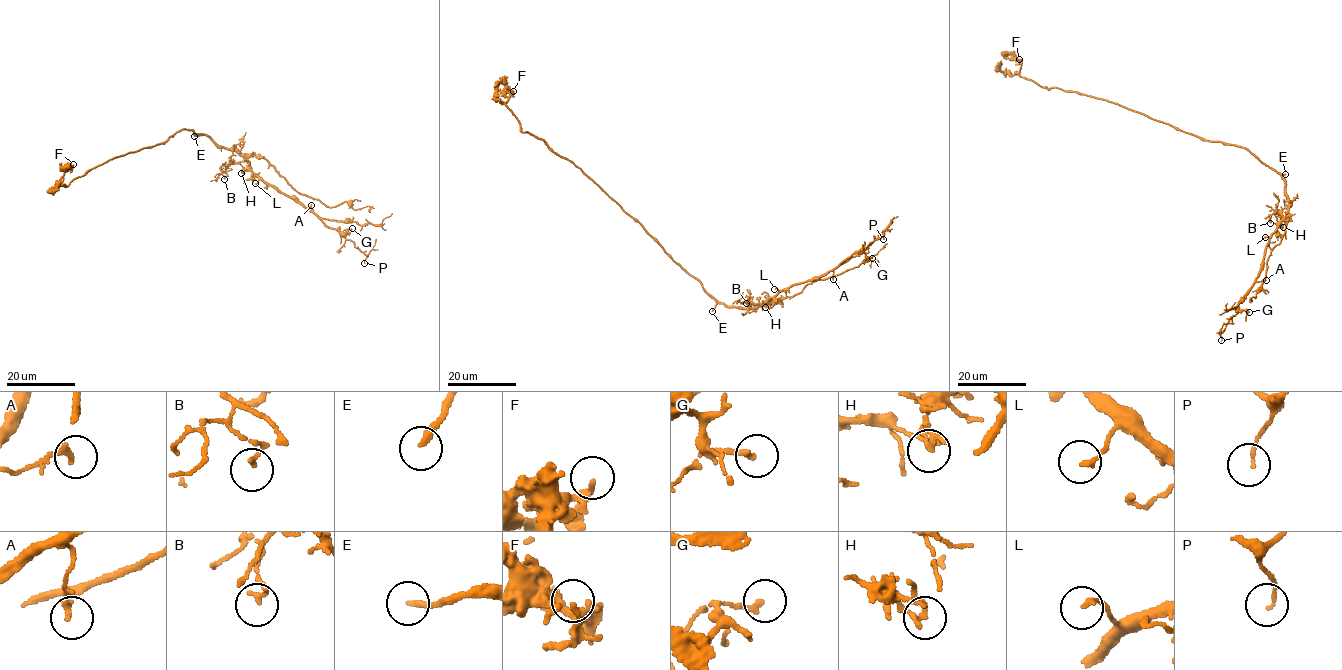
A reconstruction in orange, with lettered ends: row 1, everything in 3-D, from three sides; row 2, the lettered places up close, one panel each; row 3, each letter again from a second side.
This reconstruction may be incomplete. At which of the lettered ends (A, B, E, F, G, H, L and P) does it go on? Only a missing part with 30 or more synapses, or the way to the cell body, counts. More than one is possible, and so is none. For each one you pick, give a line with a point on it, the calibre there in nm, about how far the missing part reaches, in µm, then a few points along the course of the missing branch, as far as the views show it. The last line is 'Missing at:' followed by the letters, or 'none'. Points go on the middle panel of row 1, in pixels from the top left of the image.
E: (712, 311) | 200 nm | 35 µm | (712, 311), (741, 334), (759, 340), (793, 342), (798, 339)
Missing at: E

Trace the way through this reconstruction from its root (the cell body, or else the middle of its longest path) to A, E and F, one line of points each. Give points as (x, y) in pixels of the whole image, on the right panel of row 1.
A: (1234, 145), (1247, 149), (1280, 175), (1290, 205), (1269, 240), (1255, 281), (1266, 280)
E: (1234, 145), (1245, 148), (1277, 172), (1285, 174)
F: (1234, 145), (1200, 139), (1091, 95), (1056, 87), (1042, 87), (1019, 74), (1019, 59)

